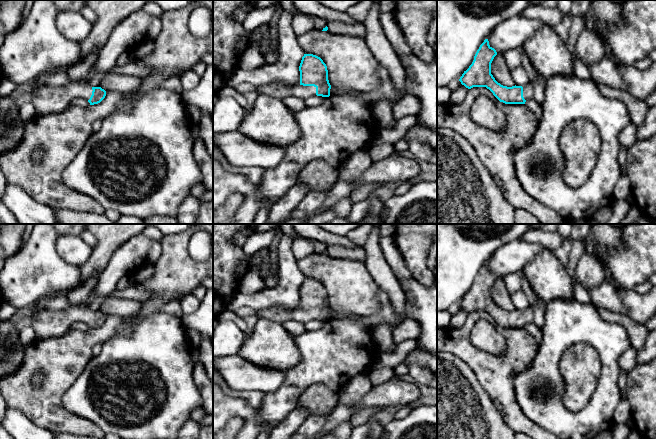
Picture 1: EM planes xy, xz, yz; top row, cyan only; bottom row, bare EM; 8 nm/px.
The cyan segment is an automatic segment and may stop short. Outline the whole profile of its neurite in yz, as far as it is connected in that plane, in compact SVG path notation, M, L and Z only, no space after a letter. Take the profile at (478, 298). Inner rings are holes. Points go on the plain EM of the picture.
M485 263L477 274L472 288L464 295L459 305L468 313L486 311L505 328L525 328L528 323L533 322L532 309L529 307L523 311L507 311L498 307L491 298L491 287L496 279L496 274L489 269L488 263Z

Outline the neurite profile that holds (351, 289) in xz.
M312 253L297 260L297 265L305 278L320 281L327 290L328 304L332 317L354 314L370 317L381 309L378 298L379 286L372 278L364 262L335 259L327 255Z

